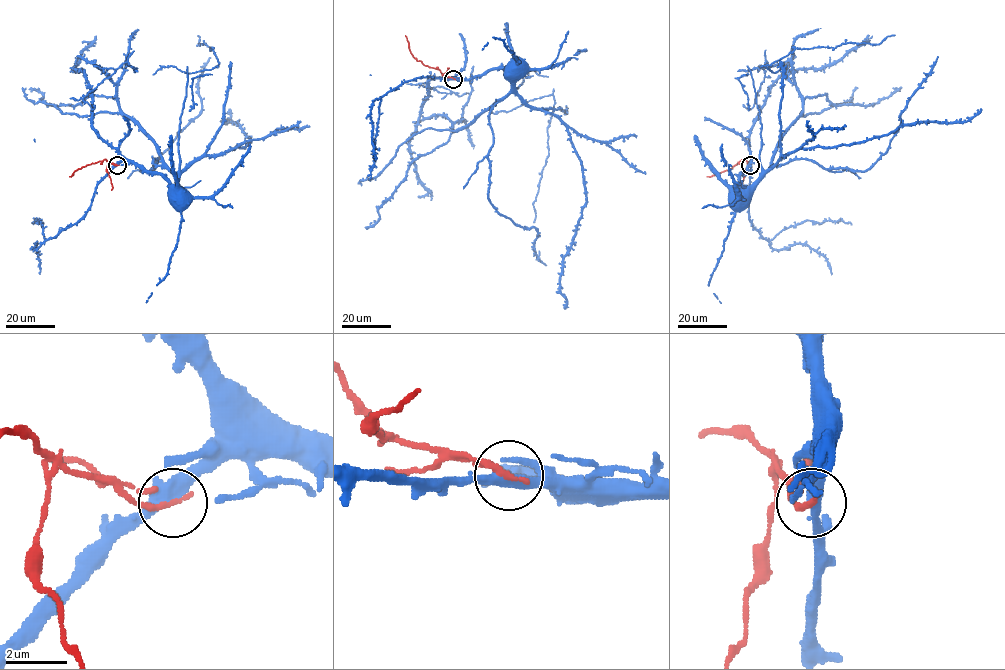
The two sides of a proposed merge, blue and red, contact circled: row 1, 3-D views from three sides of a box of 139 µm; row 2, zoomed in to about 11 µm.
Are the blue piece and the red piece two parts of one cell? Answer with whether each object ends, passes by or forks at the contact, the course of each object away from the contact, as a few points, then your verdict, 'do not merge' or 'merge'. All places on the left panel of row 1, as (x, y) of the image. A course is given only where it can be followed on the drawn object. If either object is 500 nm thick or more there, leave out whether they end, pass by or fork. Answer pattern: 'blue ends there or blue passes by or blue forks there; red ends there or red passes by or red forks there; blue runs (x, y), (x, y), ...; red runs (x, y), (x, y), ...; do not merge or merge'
blue passes by; red ends there; blue runs (118, 165), (122, 161), (141, 165), (160, 175), (176, 194); red runs (118, 165), (103, 159), (69, 176); do not merge

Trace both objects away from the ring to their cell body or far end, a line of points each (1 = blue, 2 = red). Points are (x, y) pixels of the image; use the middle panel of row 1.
1: (454, 78), (470, 79), (504, 68), (512, 77)
2: (454, 78), (418, 61), (405, 35)

